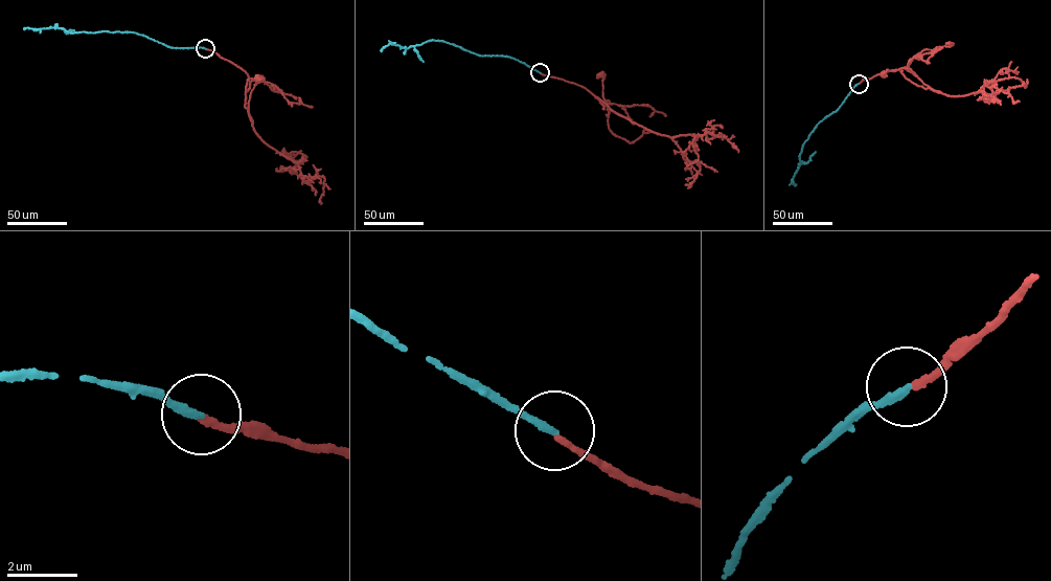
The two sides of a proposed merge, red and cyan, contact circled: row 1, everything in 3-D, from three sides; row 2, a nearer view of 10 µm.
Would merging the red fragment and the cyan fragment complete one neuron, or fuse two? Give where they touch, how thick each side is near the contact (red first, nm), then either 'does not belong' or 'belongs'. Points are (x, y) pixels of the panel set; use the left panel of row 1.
place (205, 48); calibres 150 and 190 nm; belongs

